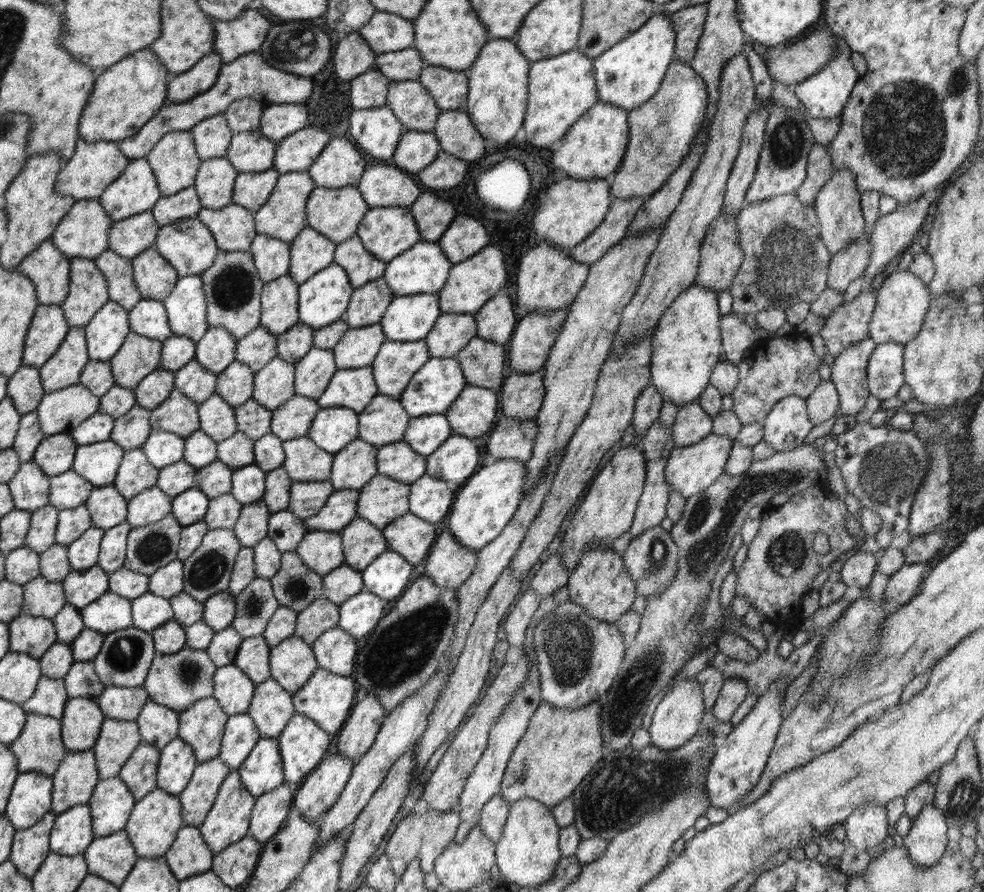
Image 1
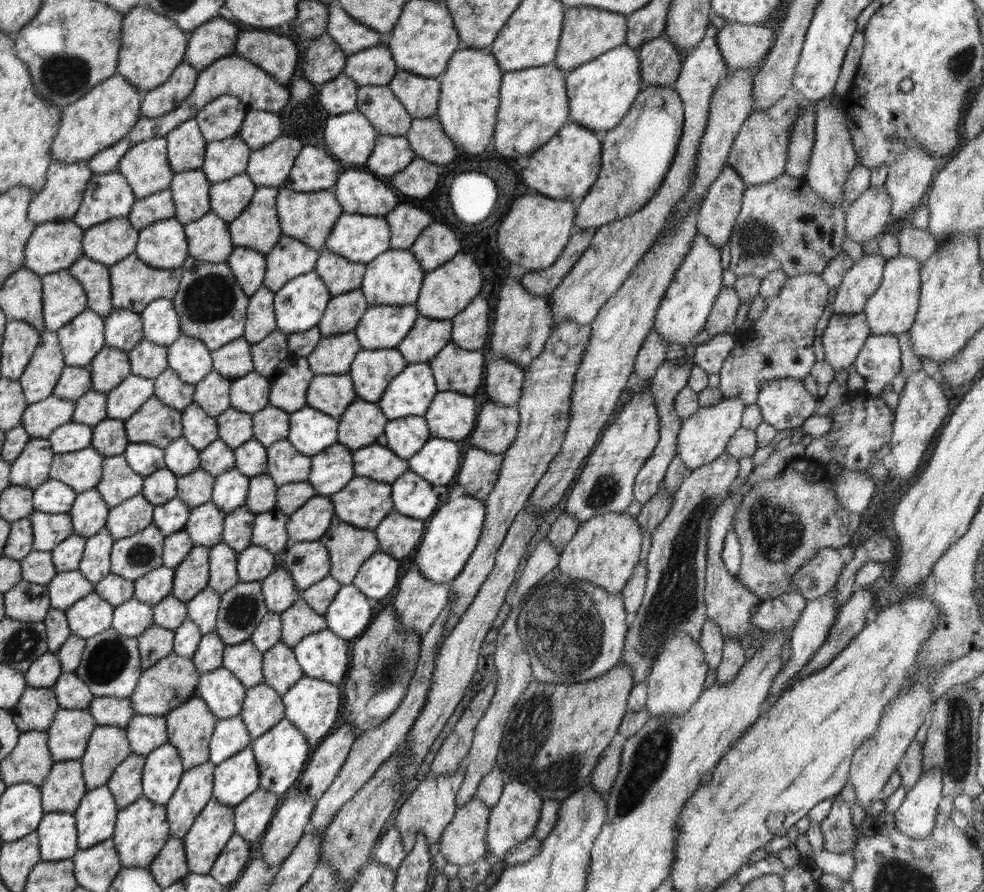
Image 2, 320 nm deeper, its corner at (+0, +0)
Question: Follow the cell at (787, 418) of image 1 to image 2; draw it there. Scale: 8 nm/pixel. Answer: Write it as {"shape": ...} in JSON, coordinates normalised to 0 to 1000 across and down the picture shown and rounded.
{"shape":[[[803,423],[775,428],[767,452],[772,456],[775,472],[789,482],[807,482],[809,478],[813,478],[820,469],[823,469],[831,456],[831,448],[819,437],[816,427]]]}

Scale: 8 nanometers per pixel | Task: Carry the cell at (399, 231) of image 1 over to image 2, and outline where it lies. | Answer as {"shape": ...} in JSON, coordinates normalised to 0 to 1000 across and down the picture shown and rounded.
{"shape":[[[350,239],[327,280],[332,278],[358,294],[373,295],[396,279],[397,265],[392,242]]]}

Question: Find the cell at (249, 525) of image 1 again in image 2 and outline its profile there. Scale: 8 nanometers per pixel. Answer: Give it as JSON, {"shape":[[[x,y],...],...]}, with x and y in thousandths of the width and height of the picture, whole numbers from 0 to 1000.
{"shape":[[[249,567],[230,576],[227,585],[227,608],[242,620],[255,611],[259,576]]]}

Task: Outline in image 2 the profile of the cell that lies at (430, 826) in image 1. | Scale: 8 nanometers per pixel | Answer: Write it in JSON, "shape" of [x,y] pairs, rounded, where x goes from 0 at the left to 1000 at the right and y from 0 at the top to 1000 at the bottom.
{"shape":[[[471,851],[471,853],[470,859],[457,870],[443,870],[443,872],[433,872],[433,874],[427,876],[418,892],[412,897],[404,908],[401,925],[408,935],[408,943],[414,957],[422,947],[422,939],[425,934],[431,934],[434,945],[438,948],[447,942],[451,929],[461,917],[462,908],[465,905],[463,891],[470,881],[470,877],[474,873],[473,865],[476,855],[474,851]]]}

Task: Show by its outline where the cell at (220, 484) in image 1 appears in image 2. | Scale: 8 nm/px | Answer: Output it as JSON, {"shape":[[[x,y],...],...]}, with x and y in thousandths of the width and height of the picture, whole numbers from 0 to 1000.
{"shape":[[[205,526],[183,533],[180,538],[180,557],[197,571],[214,561],[217,539],[218,535]]]}

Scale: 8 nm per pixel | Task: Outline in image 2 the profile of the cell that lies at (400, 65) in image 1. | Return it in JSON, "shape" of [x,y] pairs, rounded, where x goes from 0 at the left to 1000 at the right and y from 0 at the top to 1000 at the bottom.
{"shape":[[[392,47],[353,63],[349,82],[364,96],[394,95],[401,84],[398,59]]]}

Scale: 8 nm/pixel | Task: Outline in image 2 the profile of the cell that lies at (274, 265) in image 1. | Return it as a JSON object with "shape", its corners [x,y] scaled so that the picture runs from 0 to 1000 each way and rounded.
{"shape":[[[238,277],[231,289],[232,298],[252,333],[267,321],[269,286],[257,278]]]}

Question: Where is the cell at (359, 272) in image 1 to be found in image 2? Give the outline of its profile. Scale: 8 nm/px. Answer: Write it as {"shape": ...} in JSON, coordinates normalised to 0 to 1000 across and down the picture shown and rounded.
{"shape":[[[331,278],[324,284],[320,304],[329,314],[335,333],[341,333],[361,324],[367,324],[371,295],[358,294]]]}

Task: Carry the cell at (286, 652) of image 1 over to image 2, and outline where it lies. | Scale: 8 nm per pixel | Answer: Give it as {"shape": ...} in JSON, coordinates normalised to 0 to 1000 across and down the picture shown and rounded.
{"shape":[[[285,719],[267,732],[267,765],[275,769],[285,781],[309,758],[297,725]]]}

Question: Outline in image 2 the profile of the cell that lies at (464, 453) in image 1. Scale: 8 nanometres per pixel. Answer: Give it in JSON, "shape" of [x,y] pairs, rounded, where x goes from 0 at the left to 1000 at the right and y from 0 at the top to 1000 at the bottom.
{"shape":[[[436,491],[425,507],[414,516],[416,526],[441,545],[451,545],[464,534],[470,516],[467,498],[451,491]]]}

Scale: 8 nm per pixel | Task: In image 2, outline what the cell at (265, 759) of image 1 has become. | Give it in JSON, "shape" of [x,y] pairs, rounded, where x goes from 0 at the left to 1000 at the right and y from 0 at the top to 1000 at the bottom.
{"shape":[[[252,835],[220,859],[215,890],[224,901],[239,905],[263,885],[263,876],[262,855]]]}

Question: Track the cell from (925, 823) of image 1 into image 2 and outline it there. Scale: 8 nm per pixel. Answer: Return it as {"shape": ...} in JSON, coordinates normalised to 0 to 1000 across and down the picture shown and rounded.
{"shape":[[[947,861],[938,865],[931,881],[924,886],[919,893],[915,906],[908,913],[912,929],[925,939],[941,939],[949,928],[951,914],[953,913],[953,899],[958,892],[957,865],[953,861]]]}

